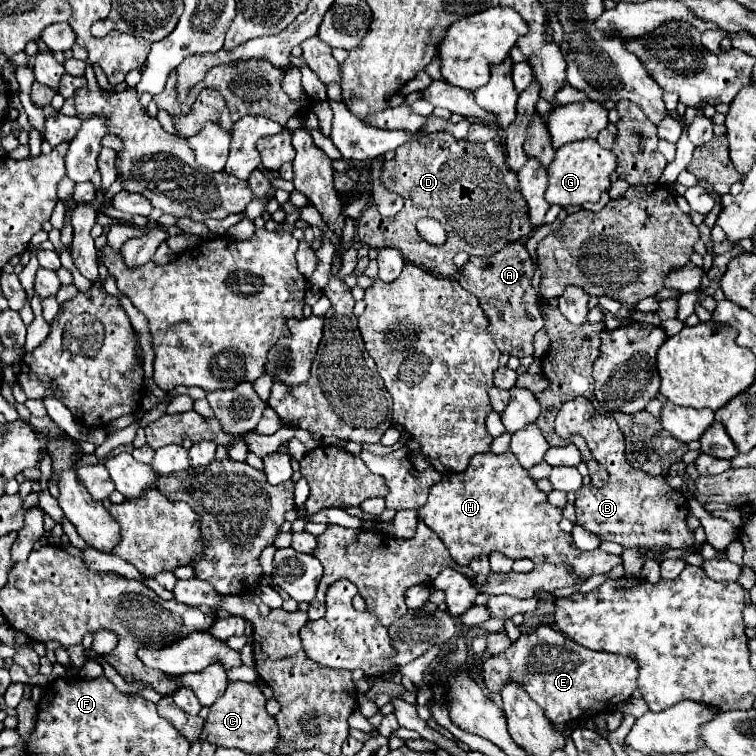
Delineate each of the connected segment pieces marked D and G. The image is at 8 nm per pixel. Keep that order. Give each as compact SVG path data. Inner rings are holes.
M473 123L469 127L467 137L463 139L455 139L451 133L431 133L431 135L425 135L425 137L419 137L415 141L401 145L395 151L395 159L385 161L381 181L387 189L399 193L405 199L405 207L395 217L381 217L377 207L369 203L357 221L359 241L375 249L395 247L403 253L403 257L409 263L429 269L431 273L439 277L453 277L459 271L453 263L453 257L457 251L467 251L469 255L475 255L475 257L493 255L501 251L505 245L519 241L533 231L529 223L529 215L527 215L527 201L521 195L517 175L513 175L507 169L505 149L503 149L499 131L489 125ZM421 217L435 217L445 227L447 241L443 247L433 247L419 237L415 225Z
M595 139L563 145L561 149L557 149L553 163L547 167L549 187L545 191L545 199L559 207L581 205L585 201L599 201L601 193L611 187L609 175L615 171L615 165L617 165L617 157L609 149L599 147Z

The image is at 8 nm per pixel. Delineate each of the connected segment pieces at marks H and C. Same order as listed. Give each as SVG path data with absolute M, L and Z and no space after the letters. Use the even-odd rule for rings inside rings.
M509 449L499 455L497 453L475 455L463 473L445 475L439 483L435 483L435 487L431 487L429 501L417 513L425 521L425 525L429 525L439 535L439 539L449 549L451 559L459 565L467 565L473 557L477 557L481 553L489 555L493 551L501 551L511 559L525 557L525 559L531 559L533 563L545 563L545 561L555 563L555 565L563 563L581 579L589 579L591 575L599 575L599 573L607 575L615 565L621 563L619 555L609 555L601 549L579 551L573 545L571 535L559 529L559 521L563 517L561 509L553 507L547 501L547 493L543 493L535 487L535 481L527 475L527 471L519 465L517 457Z
M229 683L217 703L209 709L209 717L201 731L201 739L219 747L237 747L249 755L263 755L265 751L275 751L279 731L273 717L265 711L265 695L261 693L257 683Z

